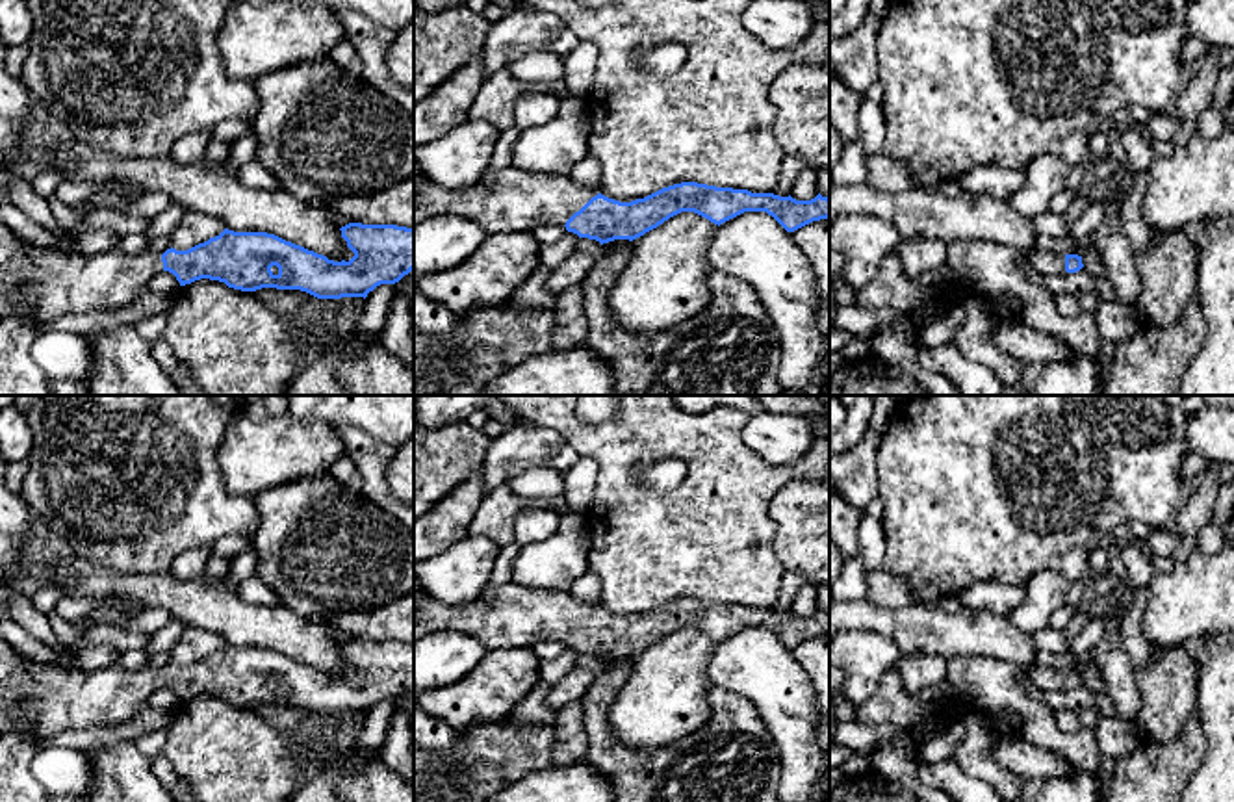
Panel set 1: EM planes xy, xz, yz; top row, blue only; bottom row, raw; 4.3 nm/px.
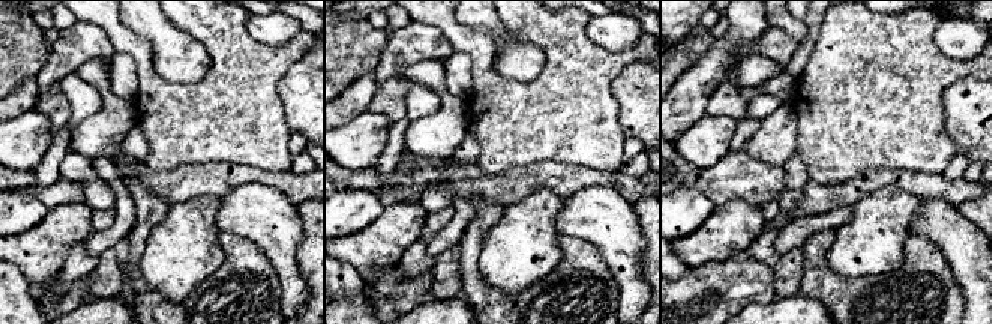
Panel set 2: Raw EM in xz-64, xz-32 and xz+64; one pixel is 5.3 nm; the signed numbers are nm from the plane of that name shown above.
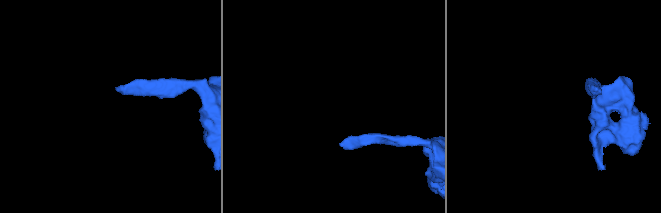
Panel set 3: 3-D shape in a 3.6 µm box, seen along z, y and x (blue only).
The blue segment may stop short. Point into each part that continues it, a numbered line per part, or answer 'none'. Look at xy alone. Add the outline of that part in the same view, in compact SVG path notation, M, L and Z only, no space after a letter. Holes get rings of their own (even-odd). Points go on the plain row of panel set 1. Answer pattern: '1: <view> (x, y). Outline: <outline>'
1: xy (64, 698). Outline: M0 639L0 733L20 715L35 718L39 739L122 724L161 687L161 670L152 666L137 672L117 665L93 672L65 668L30 659Z

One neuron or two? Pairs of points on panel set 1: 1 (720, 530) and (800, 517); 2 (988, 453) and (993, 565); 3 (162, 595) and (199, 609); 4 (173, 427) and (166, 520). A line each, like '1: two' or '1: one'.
1: two
2: one
3: one
4: one

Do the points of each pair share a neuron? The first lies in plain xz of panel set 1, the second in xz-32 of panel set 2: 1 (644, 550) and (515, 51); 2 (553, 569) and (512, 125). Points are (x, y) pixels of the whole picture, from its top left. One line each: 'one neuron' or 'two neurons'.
1: two neurons
2: two neurons

